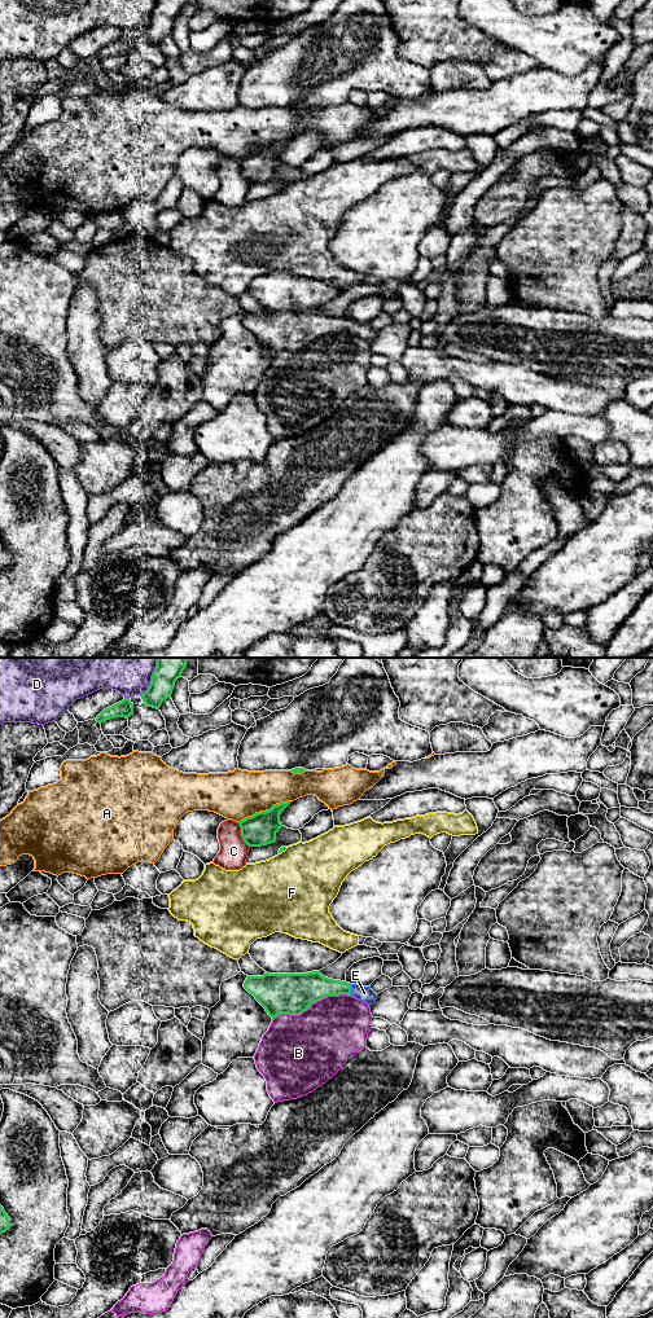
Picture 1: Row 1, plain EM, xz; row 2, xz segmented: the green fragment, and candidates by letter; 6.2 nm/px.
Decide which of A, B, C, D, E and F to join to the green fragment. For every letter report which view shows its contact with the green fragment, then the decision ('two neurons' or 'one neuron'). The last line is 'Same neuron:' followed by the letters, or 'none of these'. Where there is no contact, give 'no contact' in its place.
A: contact in xz; two neurons
B: contact in xz; two neurons
C: contact in xz; two neurons
D: contact in xz; two neurons
E: contact in xz; one neuron
F: contact in xz; two neurons
Same neuron: E

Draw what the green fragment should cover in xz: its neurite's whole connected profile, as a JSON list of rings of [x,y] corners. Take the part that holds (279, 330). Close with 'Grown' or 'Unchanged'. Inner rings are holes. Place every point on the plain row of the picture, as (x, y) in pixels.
[[[320,308],[306,311],[268,311],[247,313],[244,325],[255,334],[275,356],[277,352],[301,352],[328,333],[347,331],[373,342],[377,331],[371,324],[360,324],[324,315]]]. Grown

